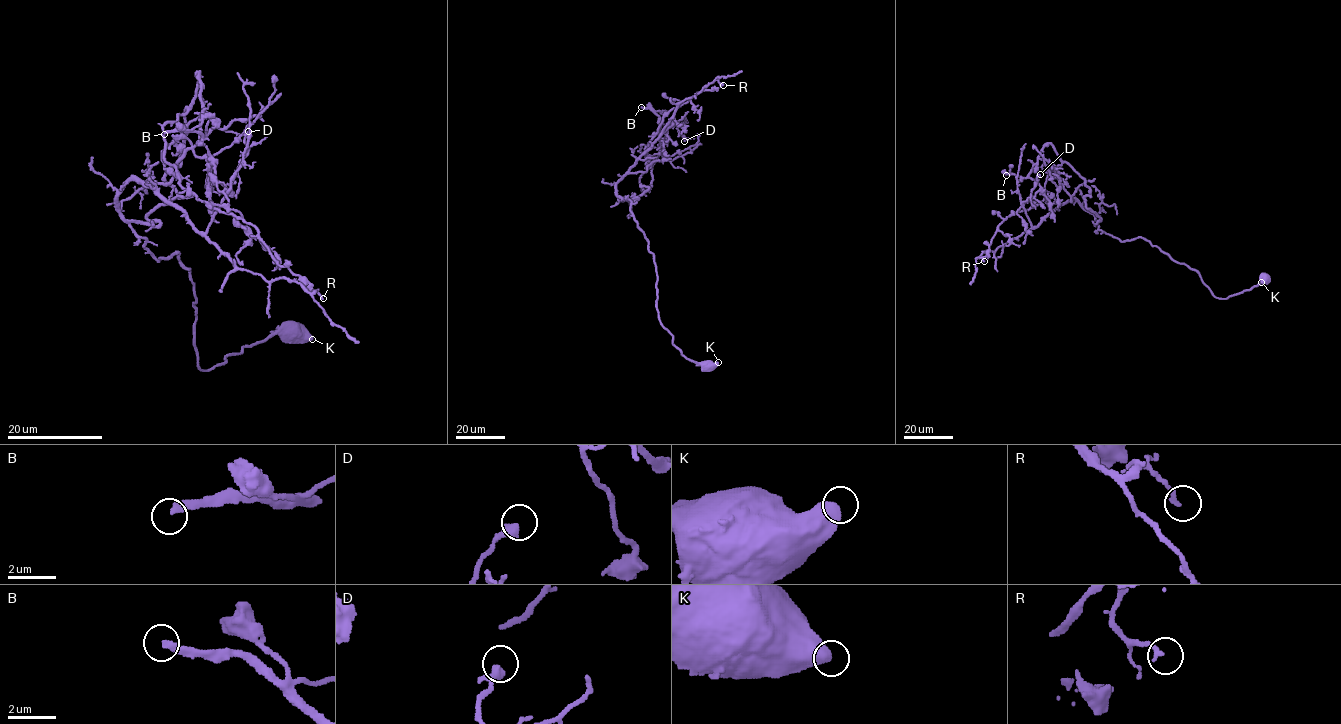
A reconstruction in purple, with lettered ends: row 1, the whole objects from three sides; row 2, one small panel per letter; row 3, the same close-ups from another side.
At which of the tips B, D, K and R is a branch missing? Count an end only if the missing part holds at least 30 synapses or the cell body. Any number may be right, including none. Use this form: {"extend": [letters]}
{"extend": ["B"]}

